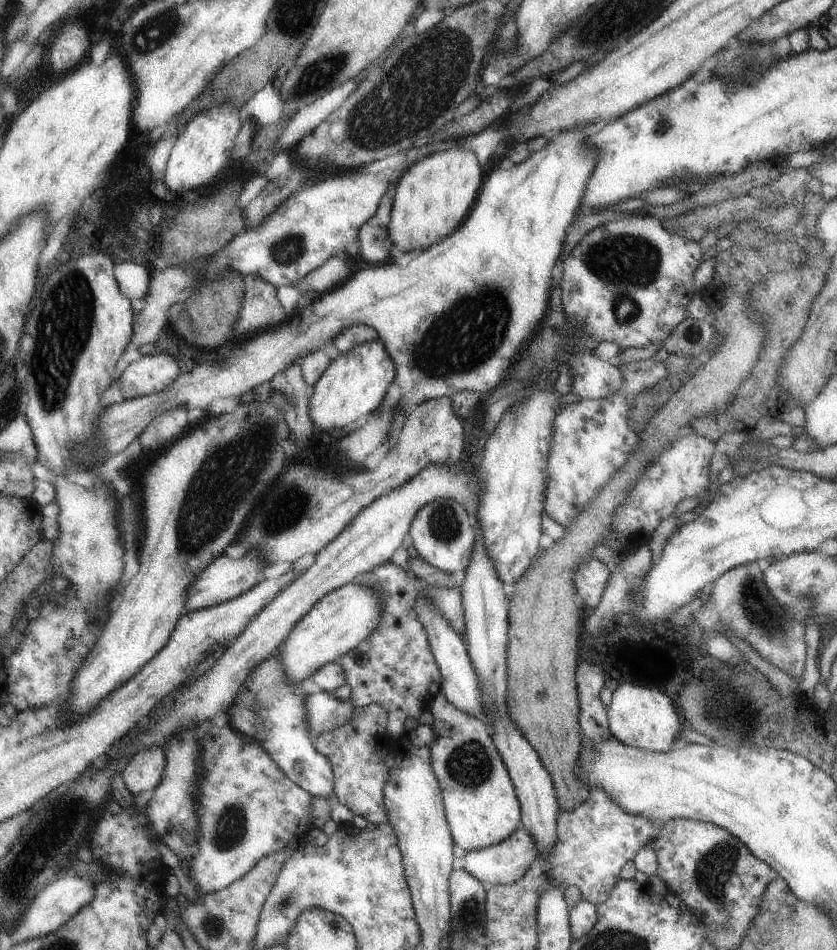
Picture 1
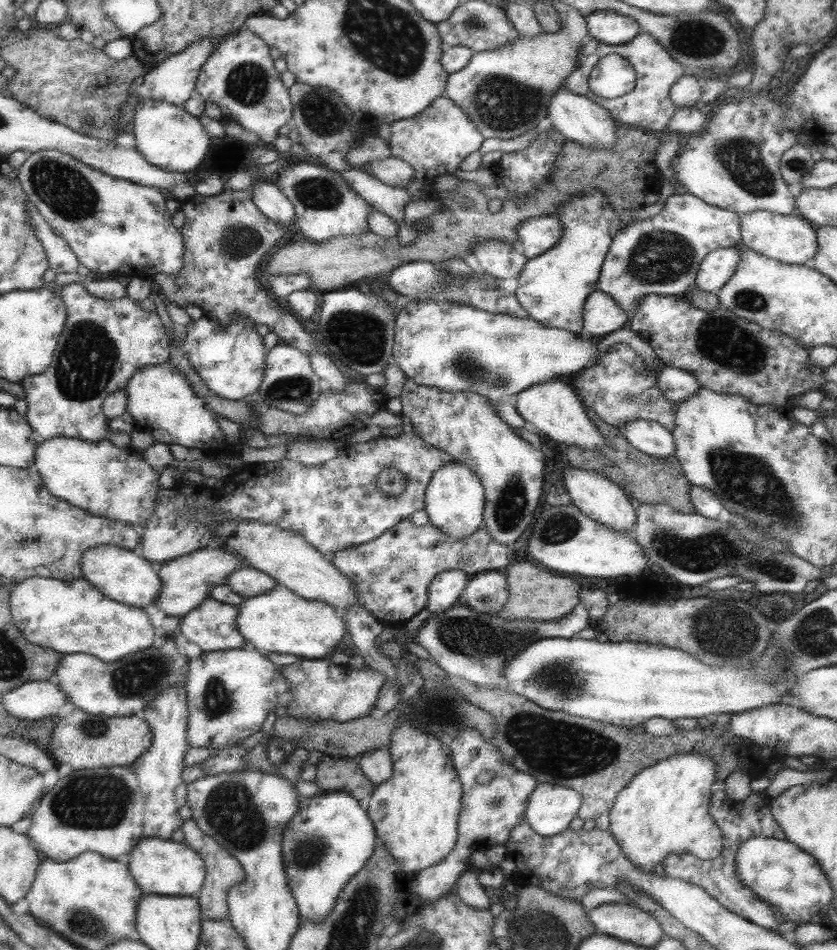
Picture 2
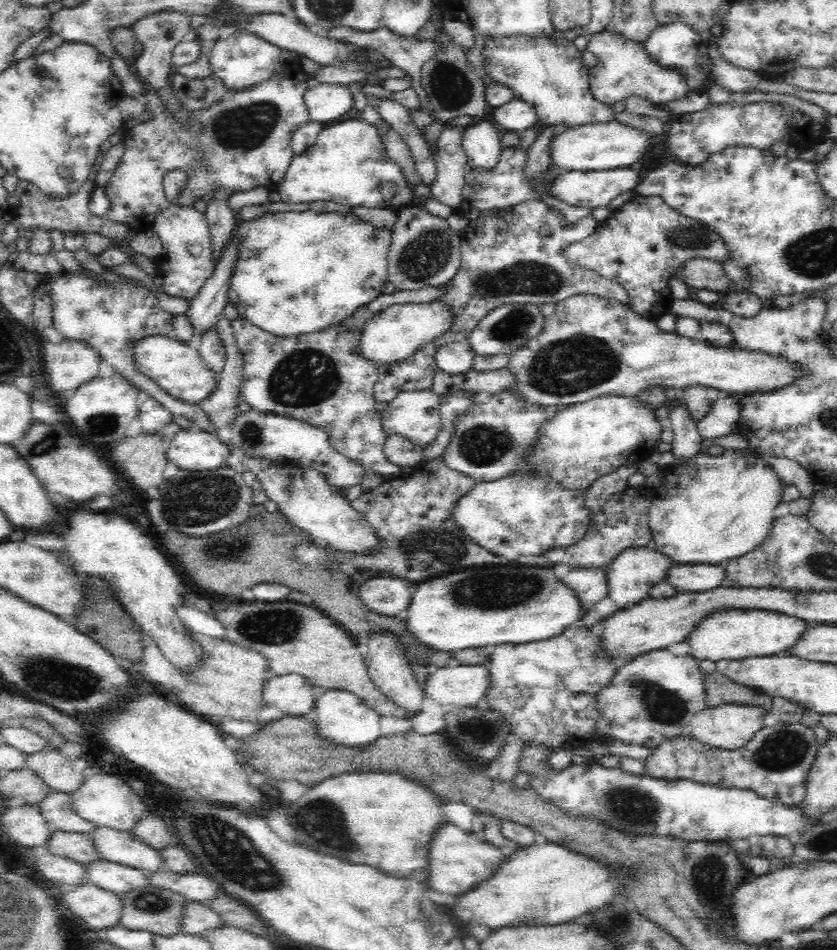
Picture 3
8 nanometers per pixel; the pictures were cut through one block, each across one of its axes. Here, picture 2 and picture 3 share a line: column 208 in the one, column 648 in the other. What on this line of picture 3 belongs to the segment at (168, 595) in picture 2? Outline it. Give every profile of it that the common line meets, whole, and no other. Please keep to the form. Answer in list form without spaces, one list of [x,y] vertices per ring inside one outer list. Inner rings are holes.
[[[650,546],[622,550],[622,554],[618,554],[618,558],[614,558],[614,562],[610,566],[606,566],[608,596],[614,600],[618,610],[626,610],[634,604],[640,604],[650,598],[652,586],[658,586],[662,580],[666,580],[666,574],[670,572],[670,568],[672,568],[672,560],[666,554],[656,552]]]

